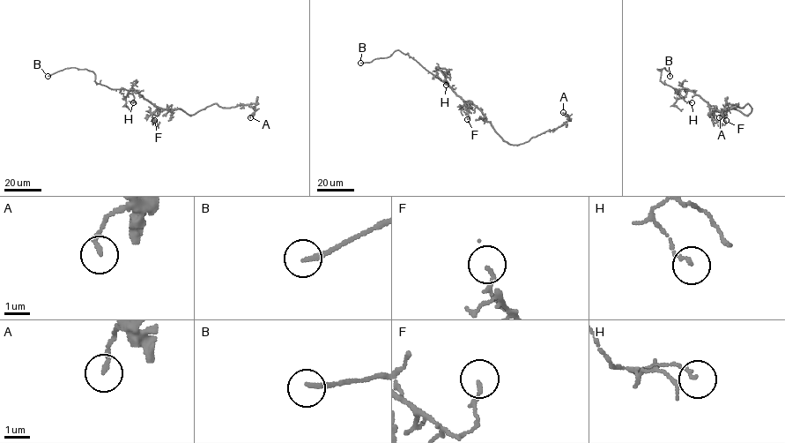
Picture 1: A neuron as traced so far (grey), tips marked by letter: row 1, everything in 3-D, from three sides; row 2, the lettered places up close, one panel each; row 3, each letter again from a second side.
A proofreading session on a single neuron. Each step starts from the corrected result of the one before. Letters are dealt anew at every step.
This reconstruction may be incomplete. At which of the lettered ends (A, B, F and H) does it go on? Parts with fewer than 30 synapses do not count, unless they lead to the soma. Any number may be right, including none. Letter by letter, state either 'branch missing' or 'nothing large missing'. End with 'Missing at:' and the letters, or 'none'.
A: nothing large missing
B: branch missing
F: nothing large missing
H: nothing large missing
Missing at: B

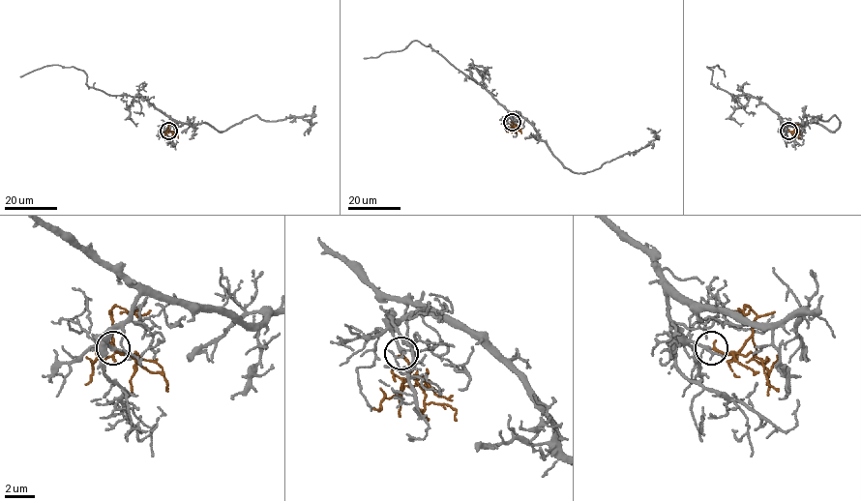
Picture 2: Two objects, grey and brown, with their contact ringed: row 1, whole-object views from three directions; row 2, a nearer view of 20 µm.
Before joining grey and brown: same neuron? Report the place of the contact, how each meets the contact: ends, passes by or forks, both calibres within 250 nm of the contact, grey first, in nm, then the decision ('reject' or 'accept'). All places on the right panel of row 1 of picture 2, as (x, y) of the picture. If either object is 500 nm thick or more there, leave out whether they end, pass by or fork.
(788, 131) | grey passes by | brown ends | 190/200 nm | accept

